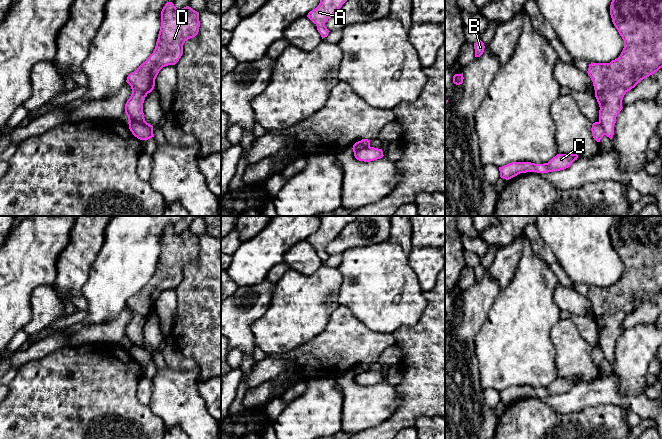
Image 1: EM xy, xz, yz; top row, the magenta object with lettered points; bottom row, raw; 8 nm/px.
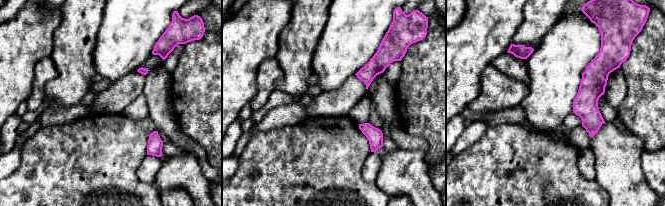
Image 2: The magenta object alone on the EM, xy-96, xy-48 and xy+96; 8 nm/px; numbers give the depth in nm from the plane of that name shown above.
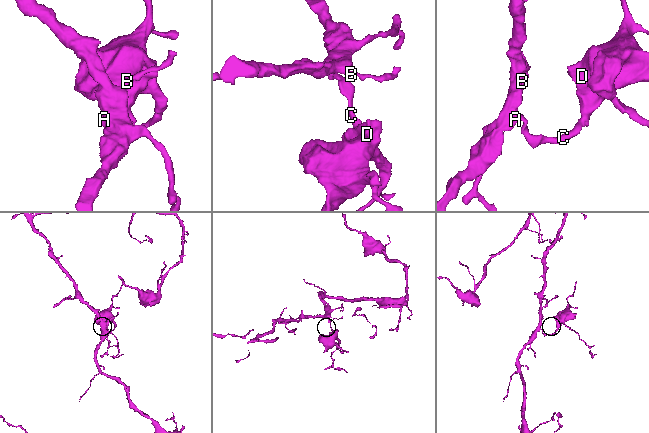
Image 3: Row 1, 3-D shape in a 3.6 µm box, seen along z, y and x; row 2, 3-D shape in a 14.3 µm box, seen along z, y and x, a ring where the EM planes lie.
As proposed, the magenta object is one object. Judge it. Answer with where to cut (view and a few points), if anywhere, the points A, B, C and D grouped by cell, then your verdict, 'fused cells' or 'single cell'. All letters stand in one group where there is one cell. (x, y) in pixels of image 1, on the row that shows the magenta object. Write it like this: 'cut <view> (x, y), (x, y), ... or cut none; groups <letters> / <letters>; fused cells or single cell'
cut xy (129, 120), (142, 123), (152, 131); groups A B C / D; fused cells

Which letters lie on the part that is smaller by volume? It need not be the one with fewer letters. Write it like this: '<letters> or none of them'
D

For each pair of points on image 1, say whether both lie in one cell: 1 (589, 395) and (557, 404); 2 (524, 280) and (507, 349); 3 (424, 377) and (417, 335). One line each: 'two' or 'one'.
1: one
2: one
3: one

